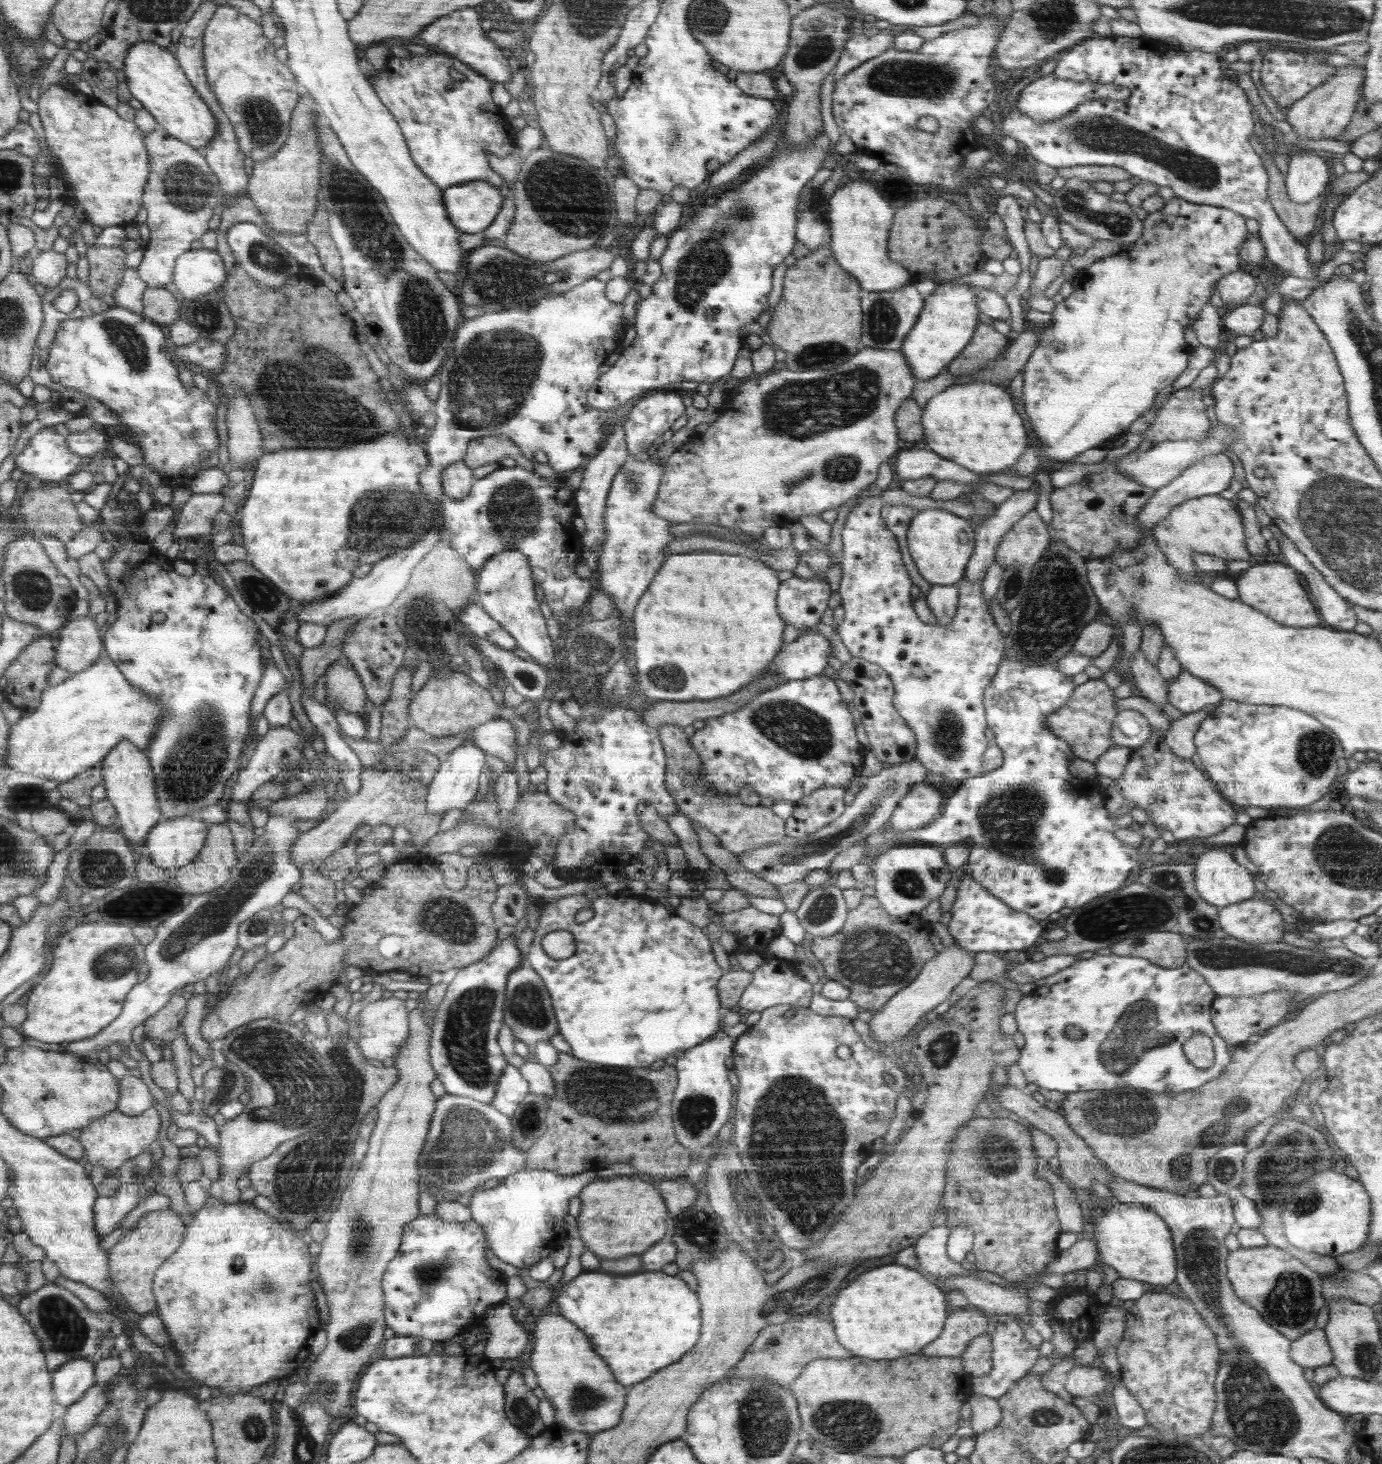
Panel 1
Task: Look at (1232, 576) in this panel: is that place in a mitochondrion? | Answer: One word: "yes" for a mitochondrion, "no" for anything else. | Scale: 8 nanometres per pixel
no

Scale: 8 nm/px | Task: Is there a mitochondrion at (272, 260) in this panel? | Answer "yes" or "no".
yes

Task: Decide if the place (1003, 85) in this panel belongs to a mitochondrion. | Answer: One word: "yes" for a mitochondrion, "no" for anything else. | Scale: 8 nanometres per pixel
no

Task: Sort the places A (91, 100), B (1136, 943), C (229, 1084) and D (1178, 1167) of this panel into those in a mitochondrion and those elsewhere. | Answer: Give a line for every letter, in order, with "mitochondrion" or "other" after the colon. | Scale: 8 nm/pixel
A: other
B: mitochondrion
C: mitochondrion
D: mitochondrion

